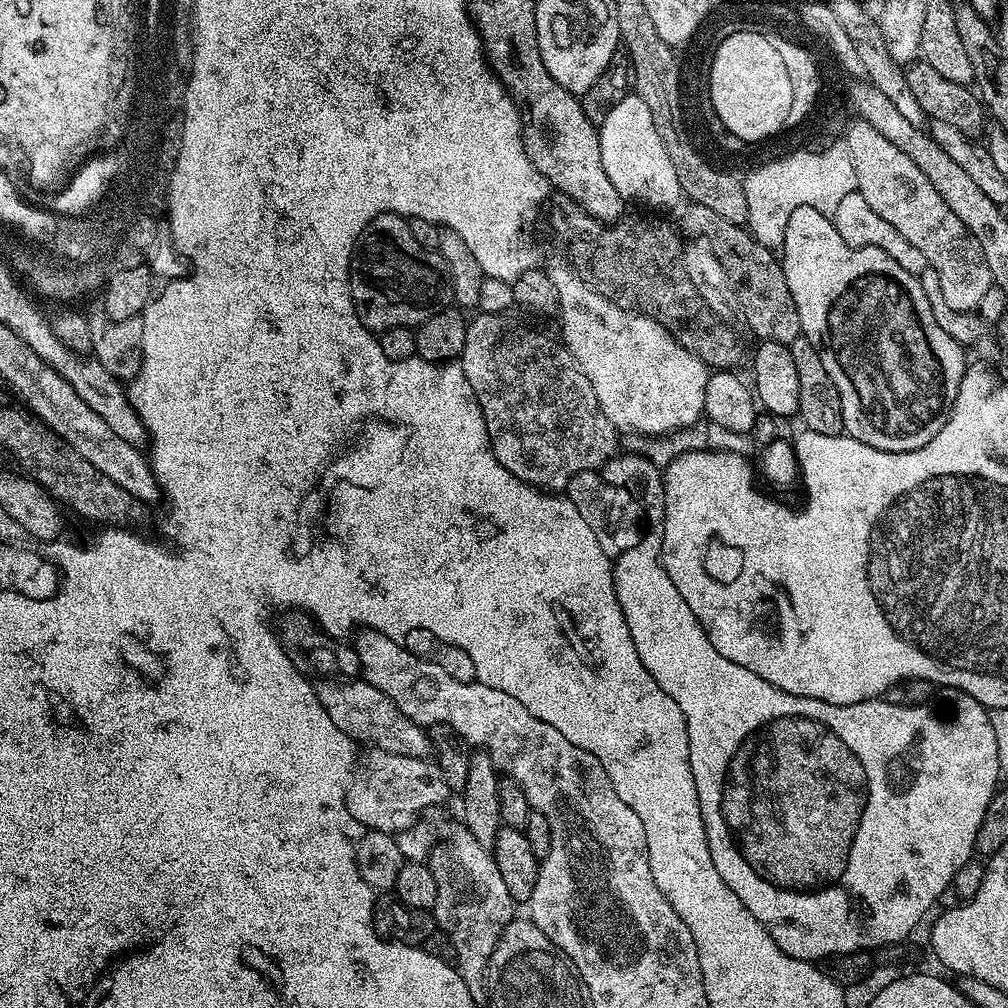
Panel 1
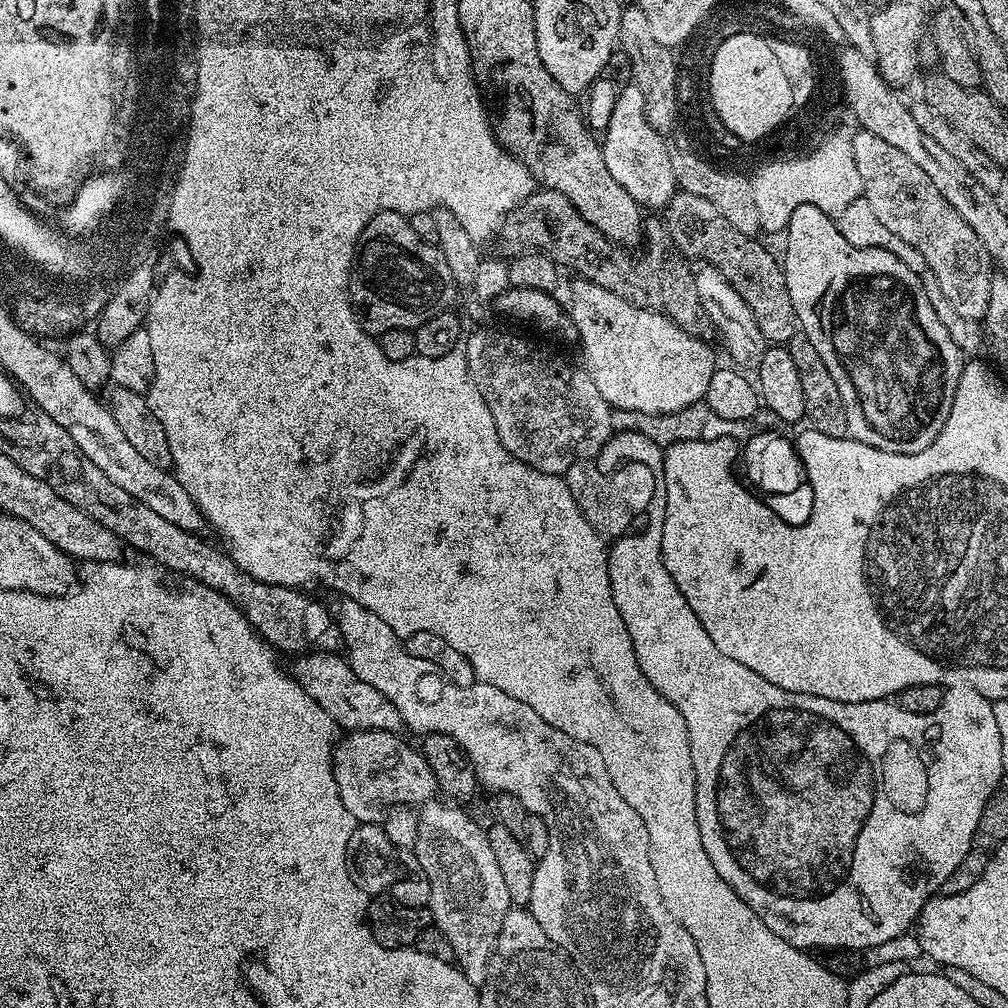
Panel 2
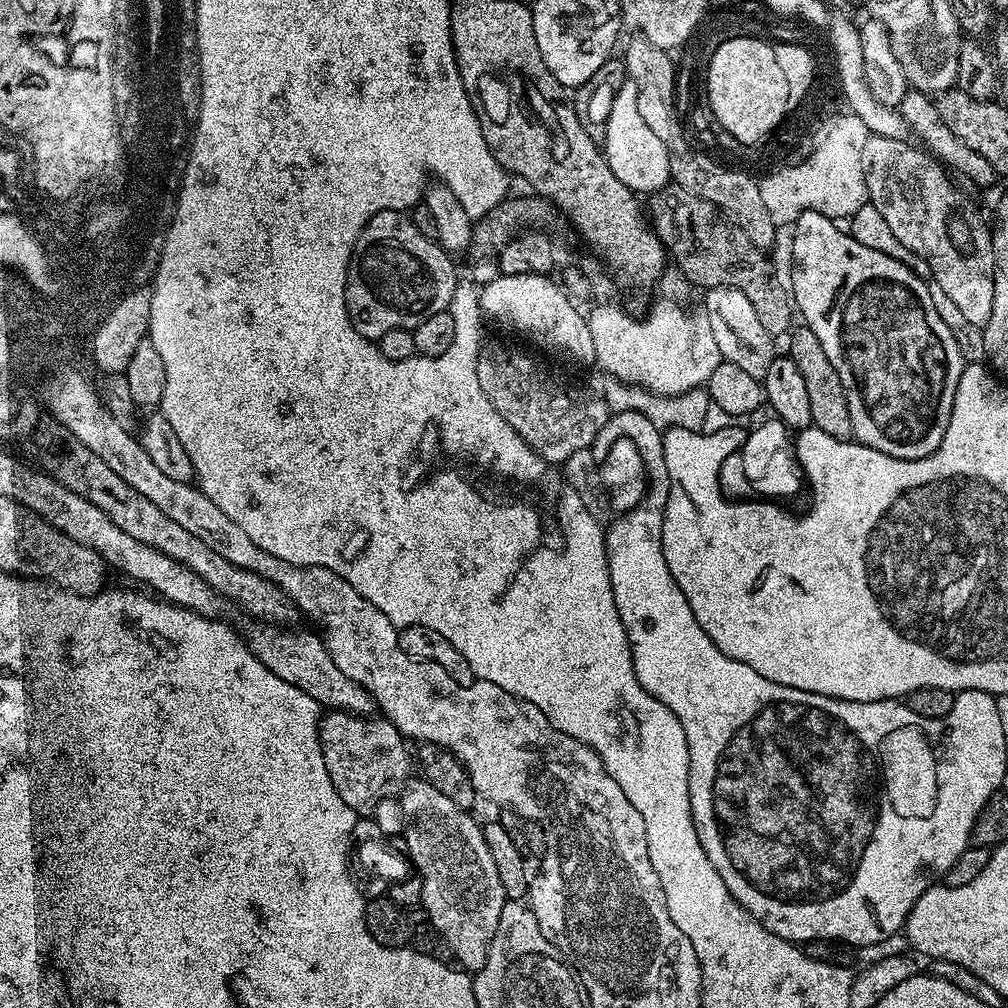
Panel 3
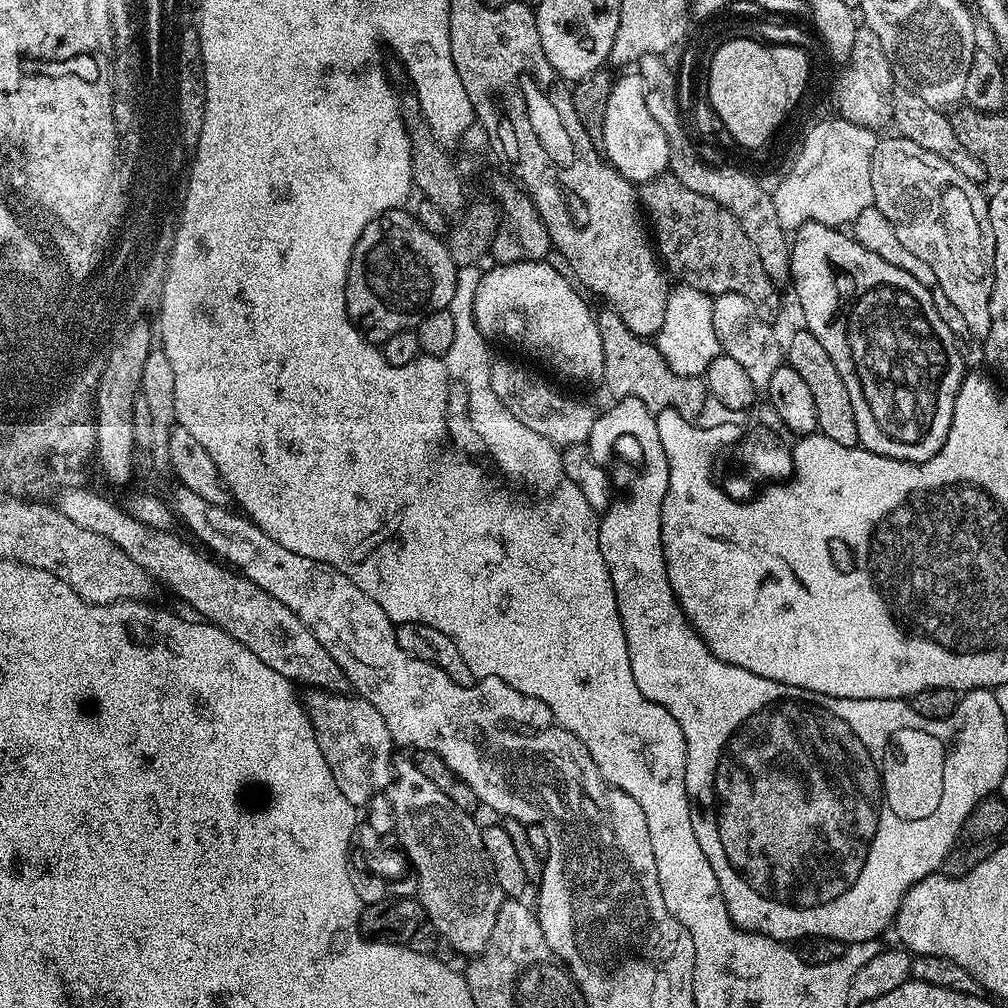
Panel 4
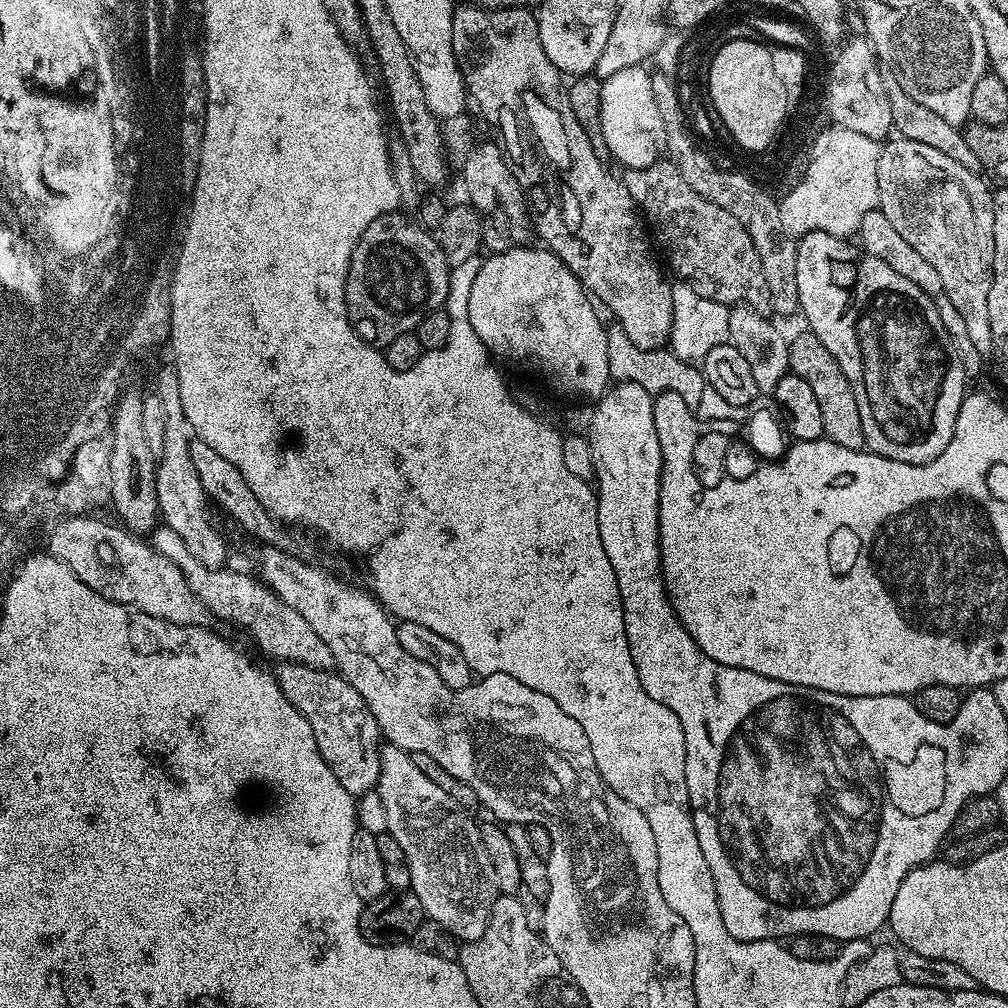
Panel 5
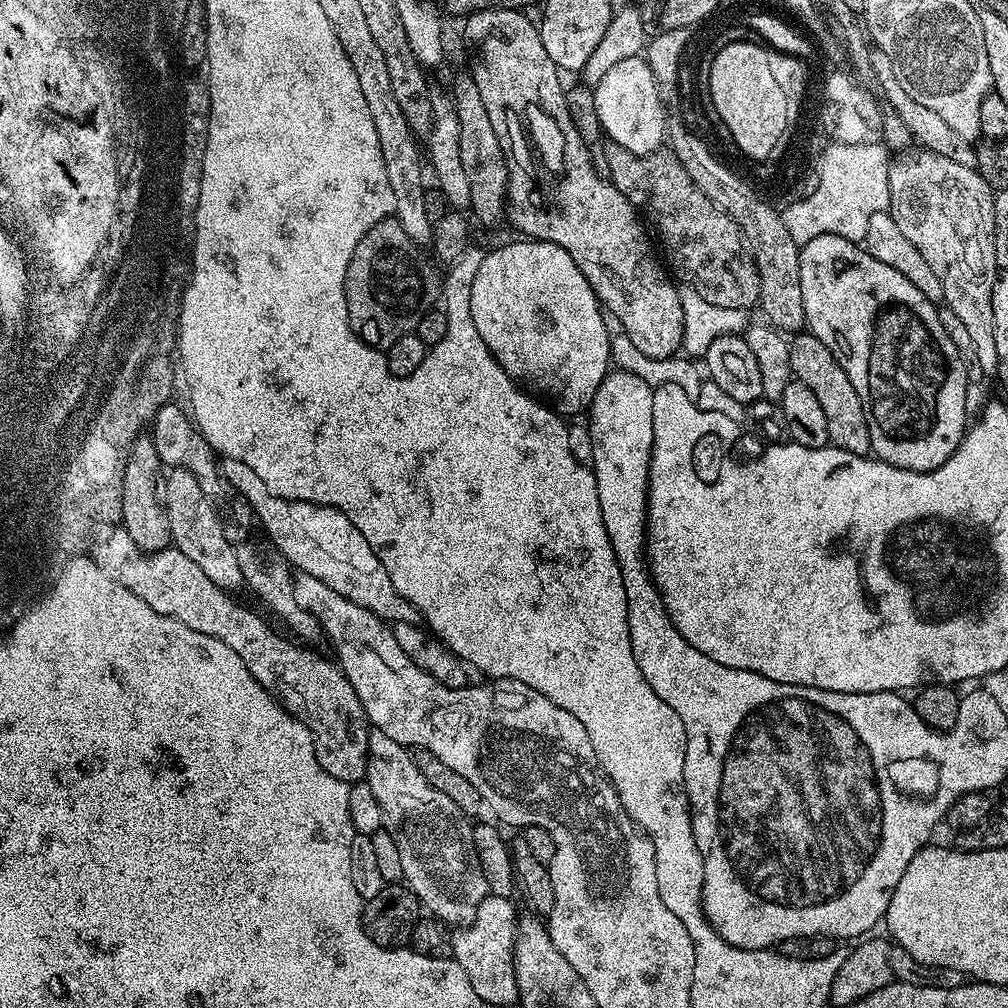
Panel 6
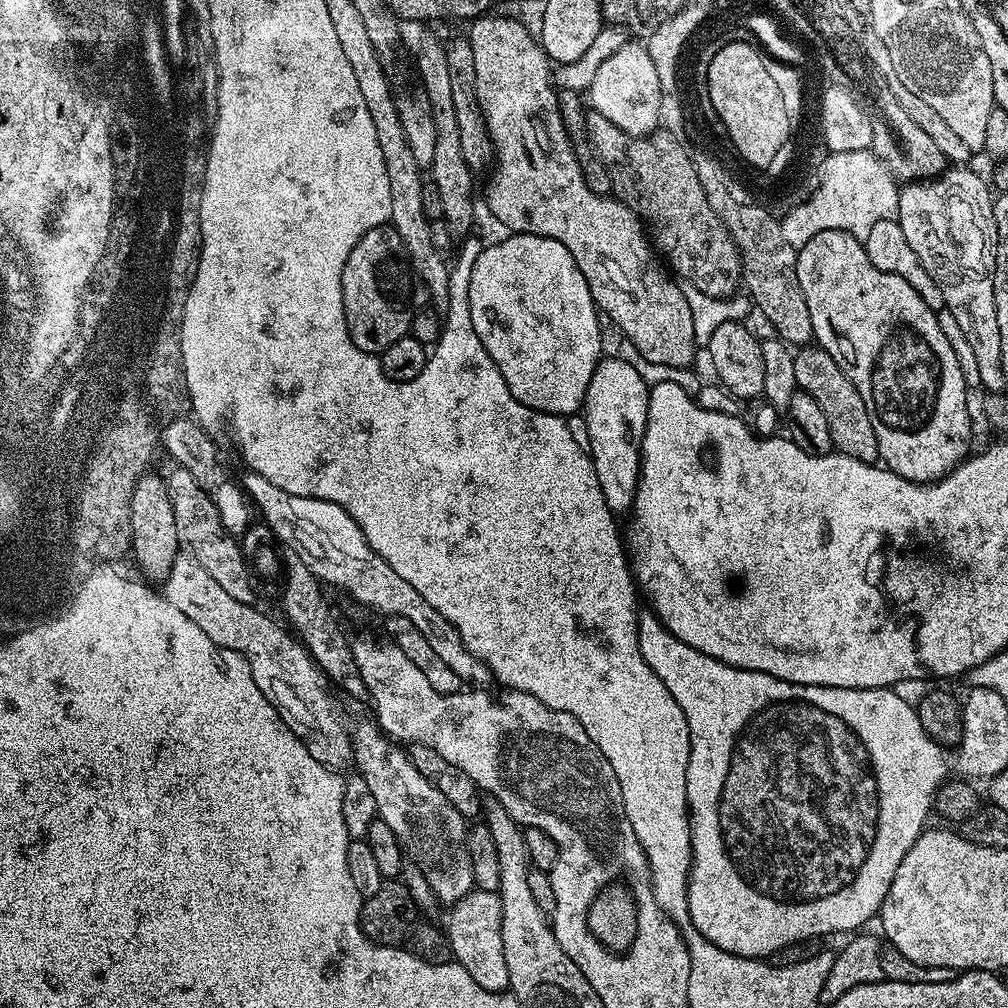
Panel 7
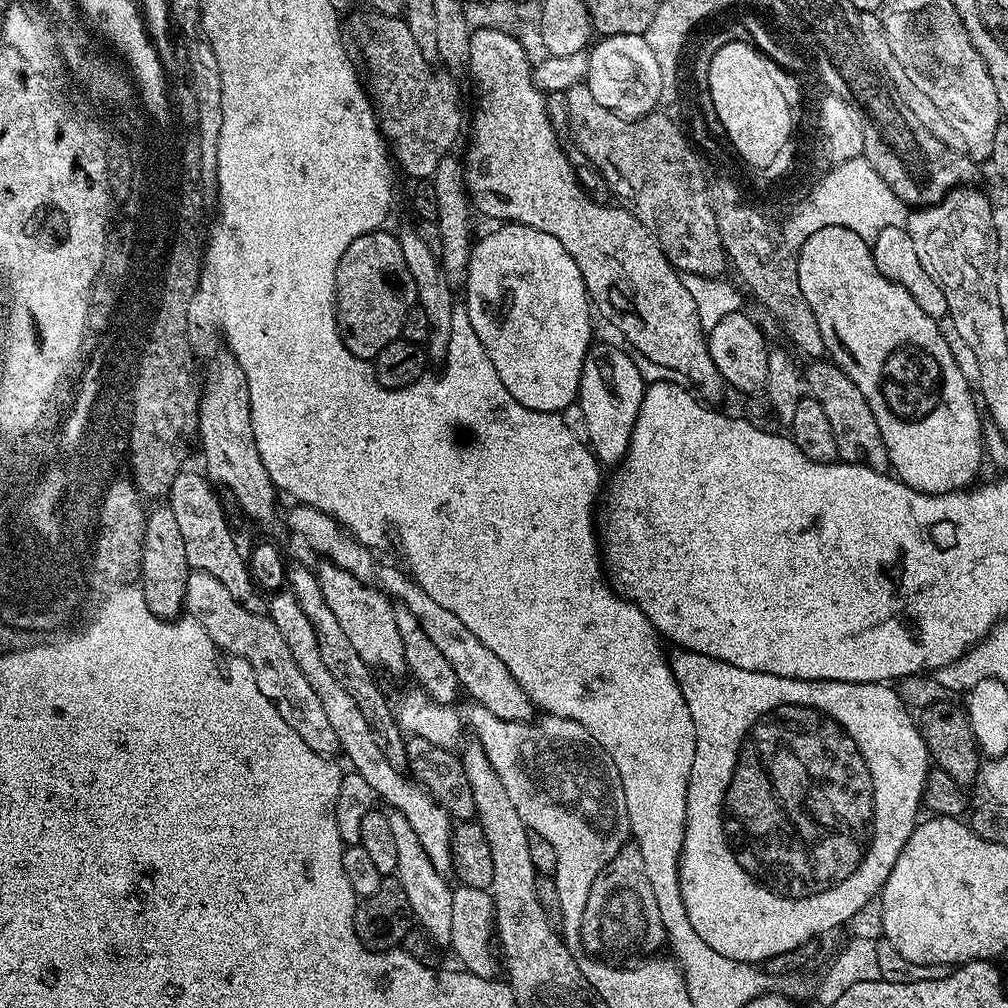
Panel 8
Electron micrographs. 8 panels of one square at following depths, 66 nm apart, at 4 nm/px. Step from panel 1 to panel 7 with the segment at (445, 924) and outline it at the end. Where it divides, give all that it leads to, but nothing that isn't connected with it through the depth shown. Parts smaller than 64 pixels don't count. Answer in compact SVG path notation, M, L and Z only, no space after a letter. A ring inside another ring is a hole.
M371 719L362 720L352 732L353 765L357 775L366 781L369 791L373 792L377 815L386 822L398 837L407 857L420 869L427 880L437 901L453 904L466 893L473 891L473 866L468 852L468 822L454 806L450 806L446 796L437 787L419 774L407 751L394 740L380 731L379 725Z

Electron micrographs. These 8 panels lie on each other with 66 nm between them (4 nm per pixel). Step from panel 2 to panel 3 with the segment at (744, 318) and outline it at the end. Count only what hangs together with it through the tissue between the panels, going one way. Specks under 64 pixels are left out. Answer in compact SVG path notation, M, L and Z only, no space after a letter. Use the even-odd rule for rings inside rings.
M712 288L705 293L705 296L704 315L710 322L721 359L725 363L741 367L750 377L762 380L771 362L777 358L776 338L770 335L759 321L758 314L754 312L754 306L741 291L733 288Z

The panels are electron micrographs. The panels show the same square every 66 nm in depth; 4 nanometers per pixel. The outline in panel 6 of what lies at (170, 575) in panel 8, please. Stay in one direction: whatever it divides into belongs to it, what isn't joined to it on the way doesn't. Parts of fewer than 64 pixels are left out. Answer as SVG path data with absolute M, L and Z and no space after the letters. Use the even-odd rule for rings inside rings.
M140 438L128 449L122 478L122 510L119 523L134 538L134 542L144 552L161 552L172 544L170 534L170 514L166 510L166 468L161 463L151 439Z

